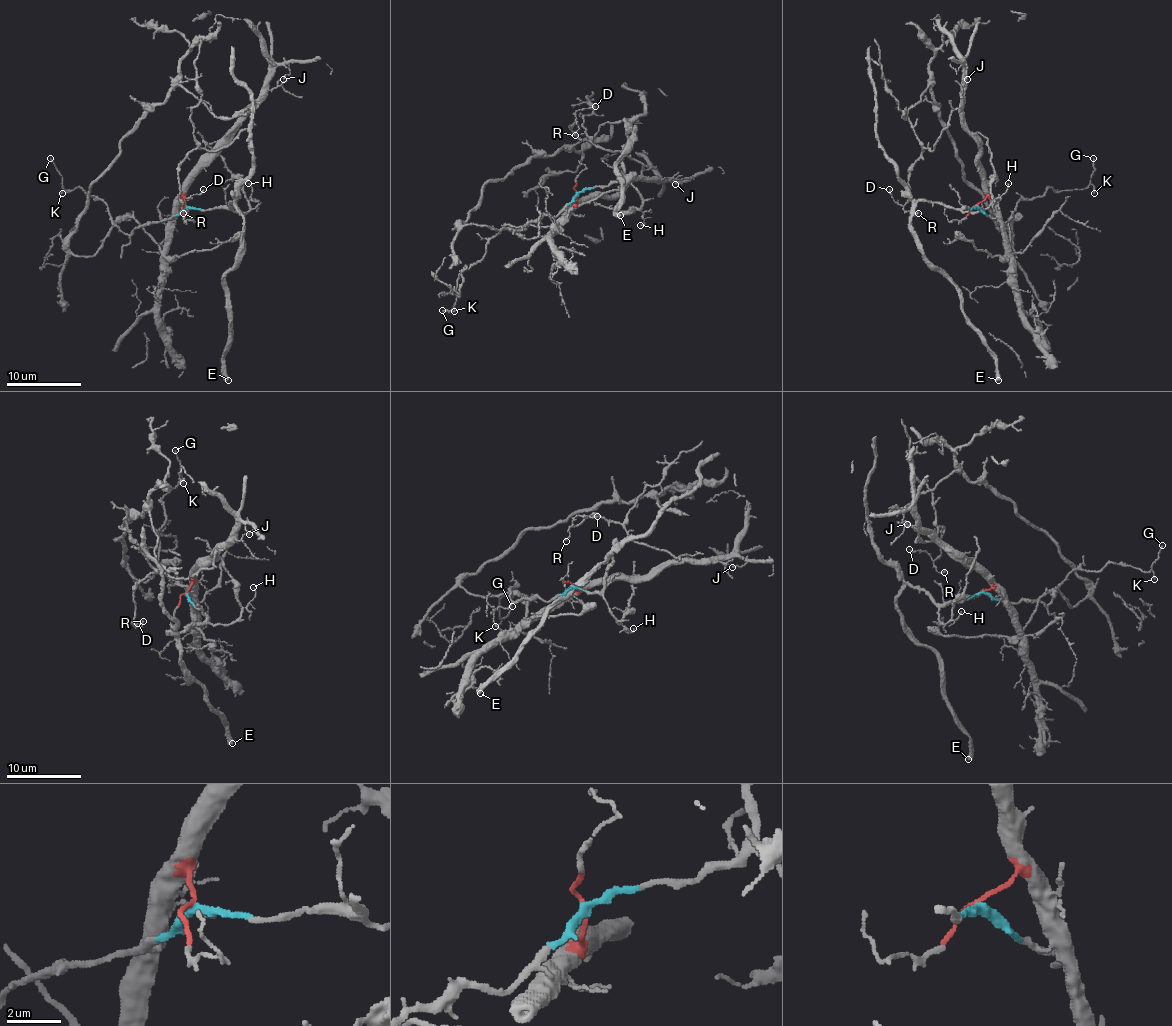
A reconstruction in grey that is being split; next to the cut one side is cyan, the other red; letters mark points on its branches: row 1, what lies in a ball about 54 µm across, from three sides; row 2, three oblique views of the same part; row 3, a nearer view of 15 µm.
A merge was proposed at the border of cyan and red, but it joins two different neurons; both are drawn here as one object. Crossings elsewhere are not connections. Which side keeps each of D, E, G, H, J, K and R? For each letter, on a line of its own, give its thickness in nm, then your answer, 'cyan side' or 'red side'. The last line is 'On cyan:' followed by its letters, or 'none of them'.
D: 120 nm | red side
E: 480 nm | cyan side
G: 110 nm | cyan side
H: 100 nm | cyan side
J: 110 nm | red side
K: 120 nm | cyan side
R: 130 nm | red side
On cyan: E, G, H, K

